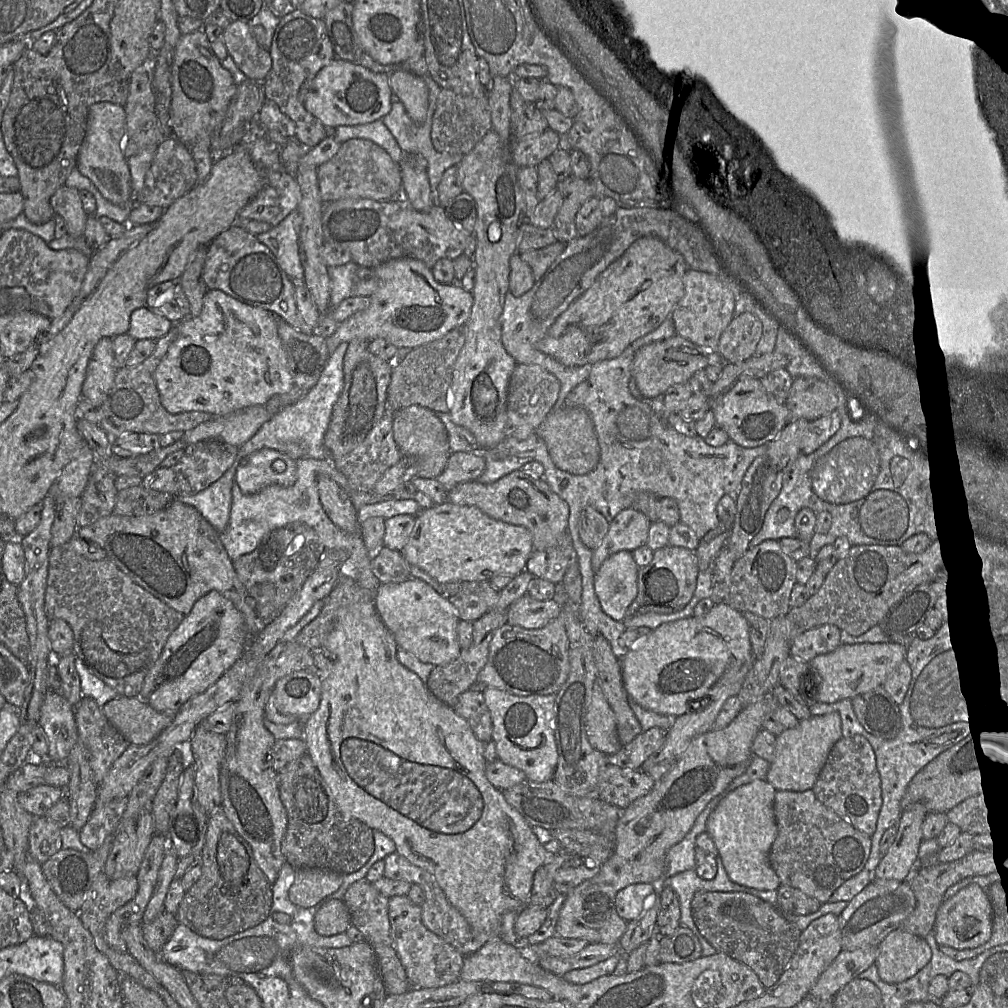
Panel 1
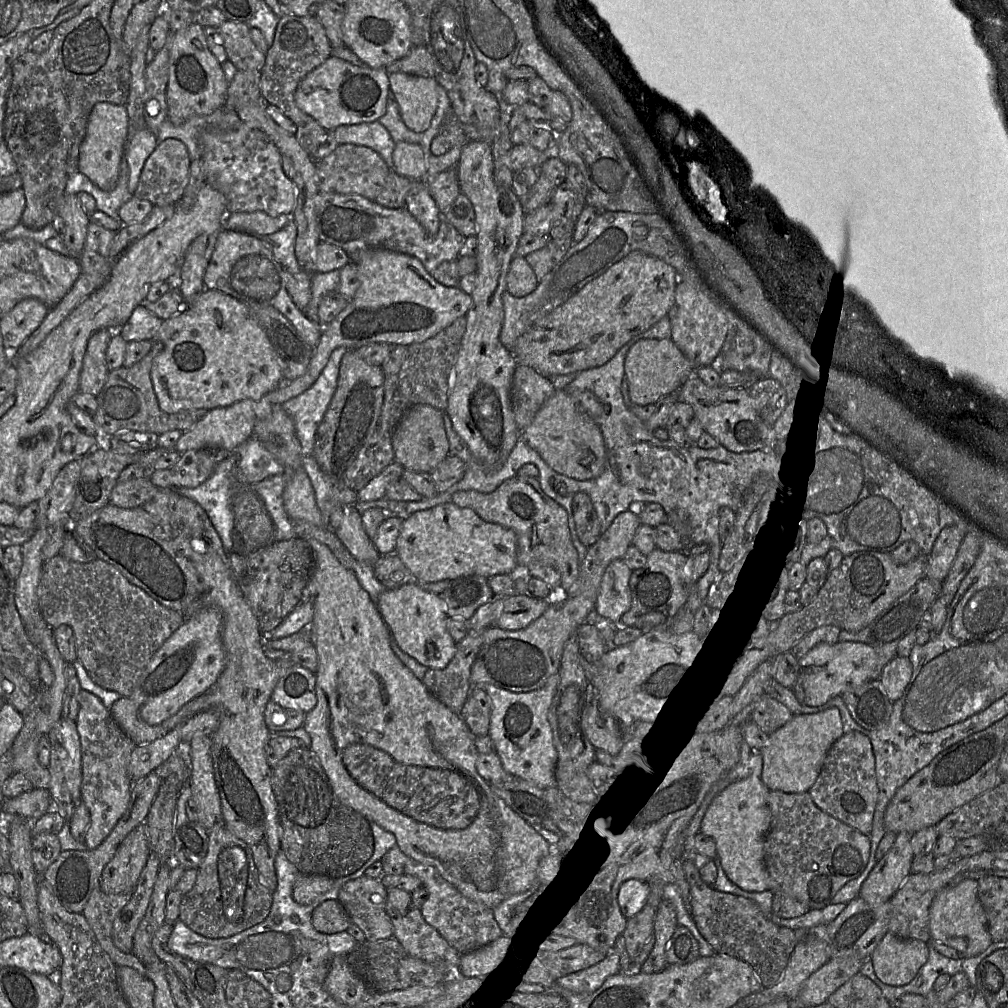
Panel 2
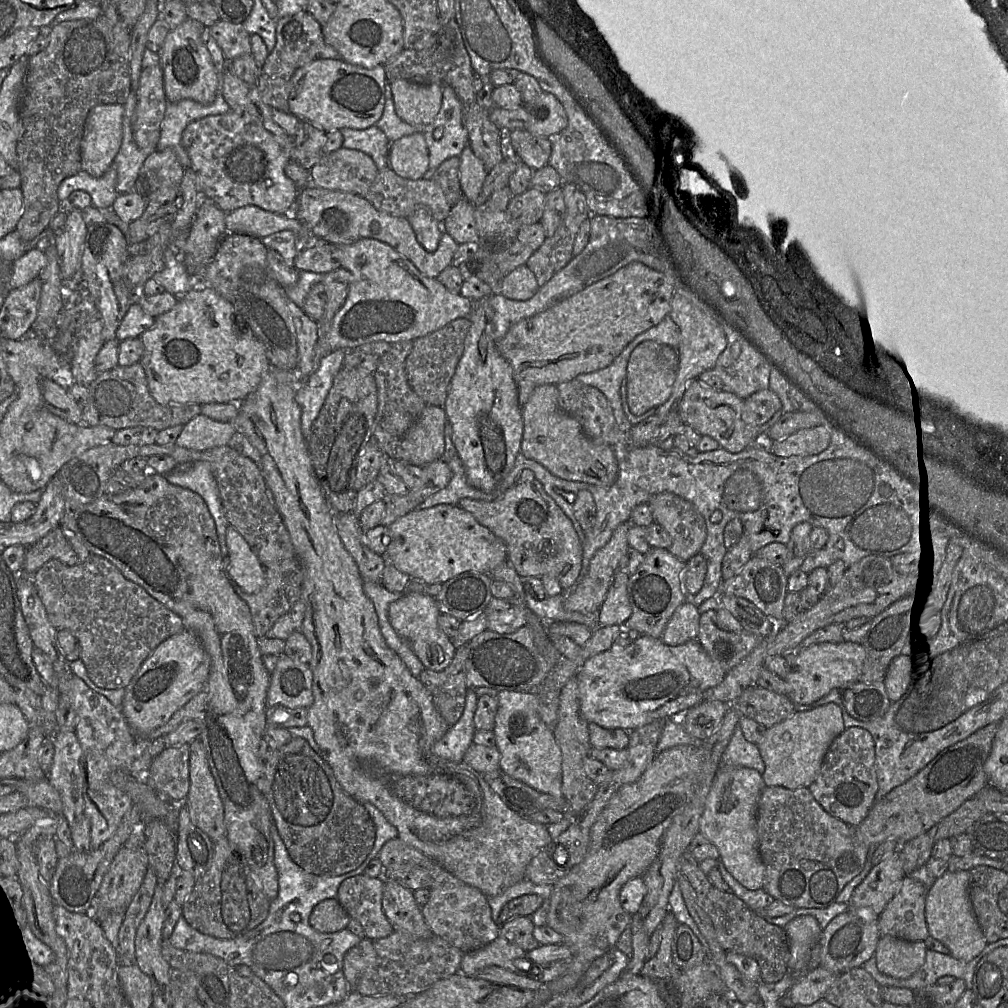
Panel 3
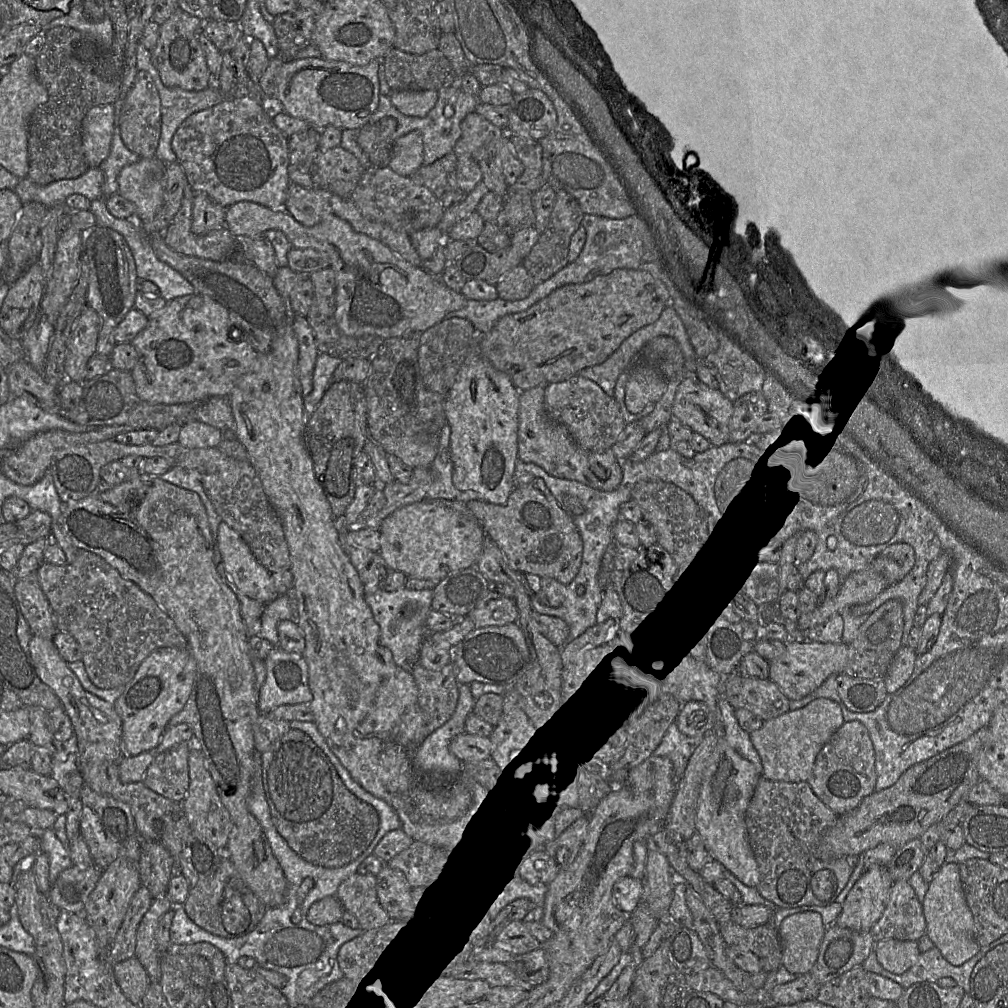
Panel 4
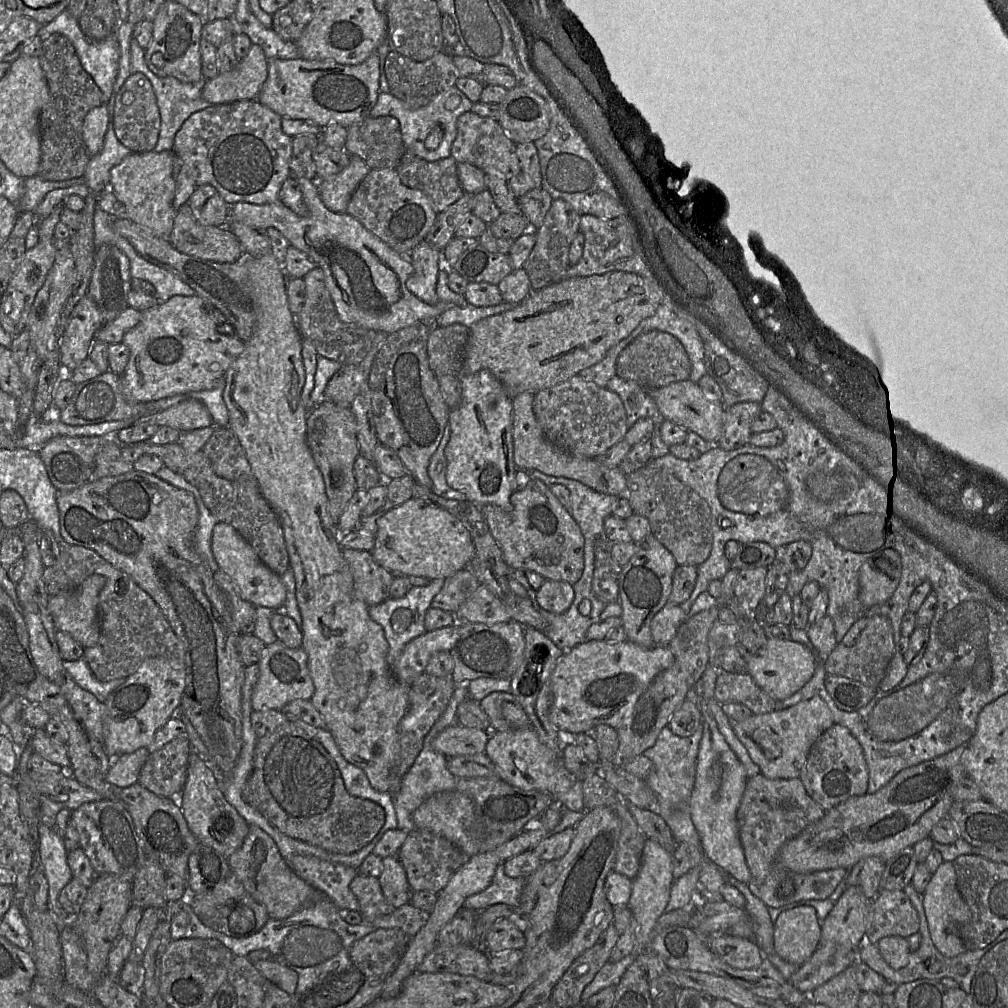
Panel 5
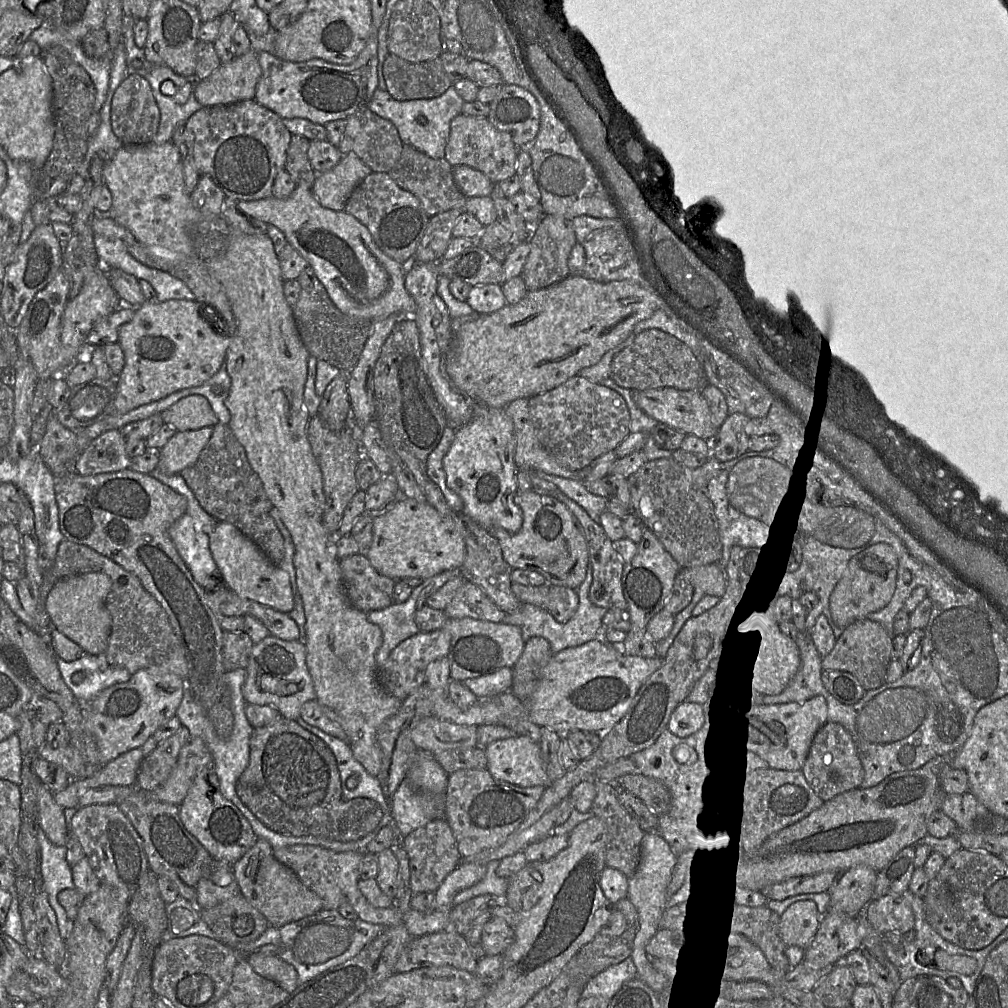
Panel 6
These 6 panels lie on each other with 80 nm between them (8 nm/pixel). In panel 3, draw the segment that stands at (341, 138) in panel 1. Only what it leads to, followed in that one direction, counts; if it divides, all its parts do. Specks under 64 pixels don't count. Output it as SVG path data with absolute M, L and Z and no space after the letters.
M376 125L366 129L342 128L343 148L355 149L369 155L377 168L389 168L389 150L391 143L385 133Z

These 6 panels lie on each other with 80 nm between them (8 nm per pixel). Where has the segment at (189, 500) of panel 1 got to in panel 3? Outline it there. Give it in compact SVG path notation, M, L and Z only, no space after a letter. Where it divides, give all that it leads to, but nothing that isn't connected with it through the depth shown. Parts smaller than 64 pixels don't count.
M198 461L193 463L184 472L170 472L164 476L169 483L187 488L203 498L216 525L223 559L228 557L226 532L229 522L224 514L218 484L213 474L211 464L205 461Z

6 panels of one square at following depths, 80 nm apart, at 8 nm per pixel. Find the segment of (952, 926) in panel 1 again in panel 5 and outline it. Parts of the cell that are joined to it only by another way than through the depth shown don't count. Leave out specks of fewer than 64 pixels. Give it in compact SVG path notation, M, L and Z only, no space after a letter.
M943 861L938 867L923 893L923 906L931 939L937 950L946 958L953 958L967 949L961 938L950 931L955 924L966 923L971 918L971 911L963 900L956 885L956 873L952 862Z

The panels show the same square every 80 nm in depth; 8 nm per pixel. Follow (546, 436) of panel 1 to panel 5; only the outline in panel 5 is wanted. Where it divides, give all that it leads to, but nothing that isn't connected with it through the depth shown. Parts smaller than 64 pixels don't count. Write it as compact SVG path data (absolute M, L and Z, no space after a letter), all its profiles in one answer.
M522 392L512 399L513 458L516 468L577 480L596 492L627 498L627 475L619 467L605 466L595 458L576 457L544 437L533 412L534 394Z

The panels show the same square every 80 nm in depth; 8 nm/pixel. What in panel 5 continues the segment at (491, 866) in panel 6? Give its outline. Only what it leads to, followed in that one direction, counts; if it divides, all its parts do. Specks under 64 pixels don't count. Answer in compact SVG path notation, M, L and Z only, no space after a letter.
M499 864L491 884L483 891L469 896L464 901L464 908L476 912L495 904L506 904L517 908L525 886L525 878L511 878L505 874L504 865Z

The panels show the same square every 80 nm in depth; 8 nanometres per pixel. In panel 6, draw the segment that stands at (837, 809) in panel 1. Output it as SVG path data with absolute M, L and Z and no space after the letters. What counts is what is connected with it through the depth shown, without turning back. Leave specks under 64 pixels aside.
M827 722L816 732L802 771L810 787L823 801L859 788L864 778L864 770L851 734L835 722Z

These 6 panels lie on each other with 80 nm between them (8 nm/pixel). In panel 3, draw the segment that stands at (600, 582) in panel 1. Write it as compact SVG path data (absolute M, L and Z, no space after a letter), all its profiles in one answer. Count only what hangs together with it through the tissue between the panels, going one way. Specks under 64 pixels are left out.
M617 570L605 600L597 613L599 626L620 625L631 616L632 609L627 596L629 575Z

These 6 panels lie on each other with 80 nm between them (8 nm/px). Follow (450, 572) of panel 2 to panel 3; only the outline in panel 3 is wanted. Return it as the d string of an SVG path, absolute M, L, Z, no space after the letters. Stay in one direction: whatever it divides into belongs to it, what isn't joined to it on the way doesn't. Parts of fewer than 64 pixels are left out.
M439 504L414 509L388 528L391 541L383 556L412 580L443 584L465 572L490 574L508 560L504 542L457 505Z

